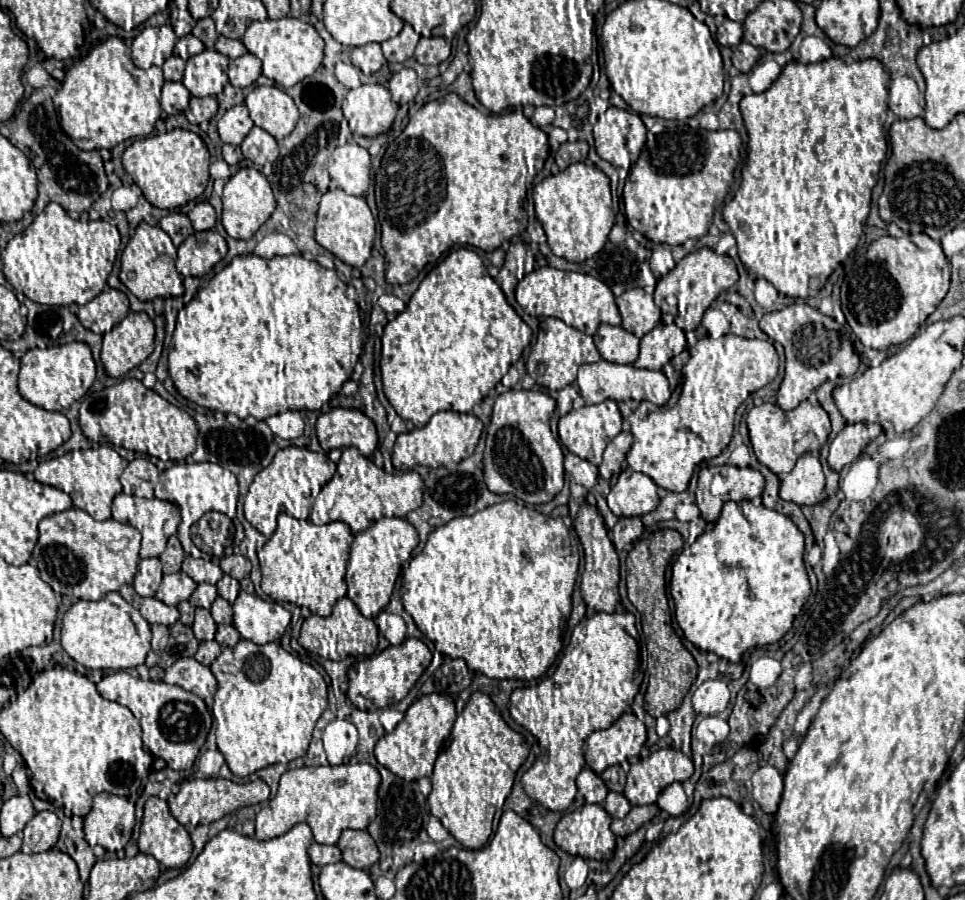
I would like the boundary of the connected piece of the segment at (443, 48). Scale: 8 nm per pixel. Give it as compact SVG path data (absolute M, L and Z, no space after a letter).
M422 37L414 53L414 59L420 65L440 65L448 57L450 57L448 43L442 37L430 37L430 39Z

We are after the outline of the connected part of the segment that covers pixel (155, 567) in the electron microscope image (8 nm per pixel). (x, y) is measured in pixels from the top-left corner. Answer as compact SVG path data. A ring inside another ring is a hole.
M156 557L142 559L138 563L138 571L134 577L134 589L140 597L154 597L156 589L162 581L162 565Z

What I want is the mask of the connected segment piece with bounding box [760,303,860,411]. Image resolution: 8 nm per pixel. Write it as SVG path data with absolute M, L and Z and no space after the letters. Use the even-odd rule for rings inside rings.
M794 303L782 311L764 315L760 319L760 329L772 341L782 343L786 353L786 373L778 389L778 407L784 411L792 411L798 407L798 403L806 401L812 393L812 383L822 385L824 381L832 379L832 369L836 369L836 379L852 377L858 371L860 359L854 353L846 327L806 303Z

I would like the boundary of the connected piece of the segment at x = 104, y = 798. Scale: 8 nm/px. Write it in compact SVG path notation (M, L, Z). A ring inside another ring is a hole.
M100 793L94 797L92 811L84 817L84 837L90 847L102 845L106 851L122 853L132 837L134 825L136 817L132 801Z

